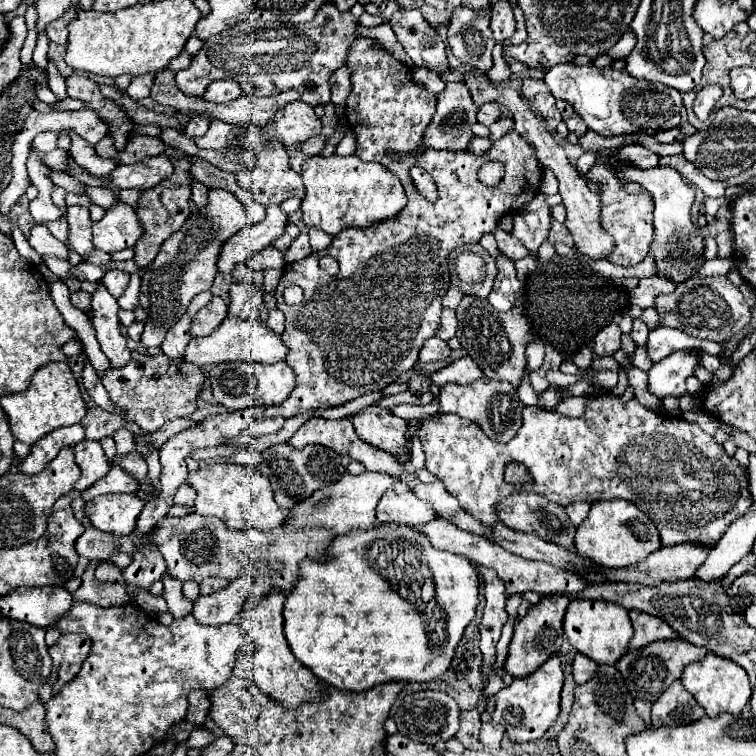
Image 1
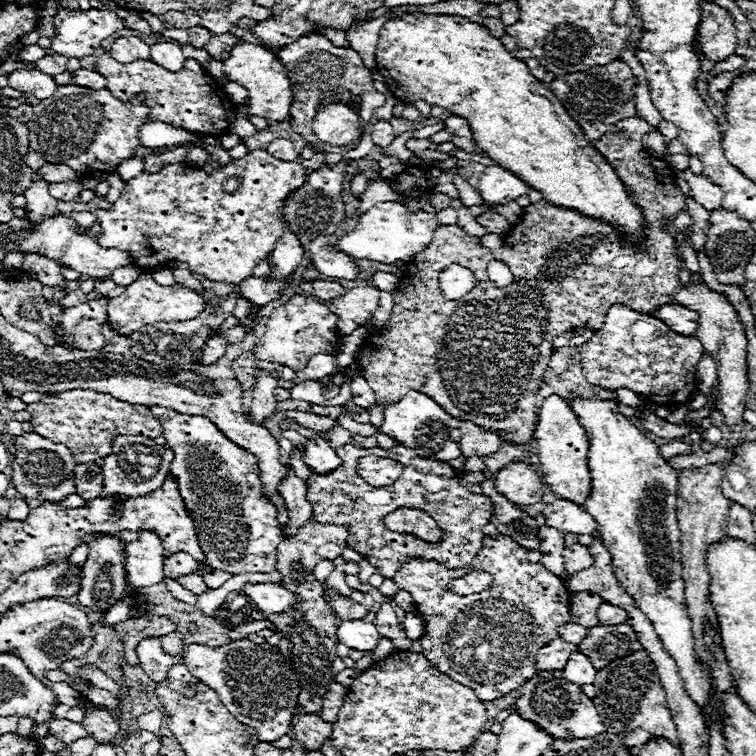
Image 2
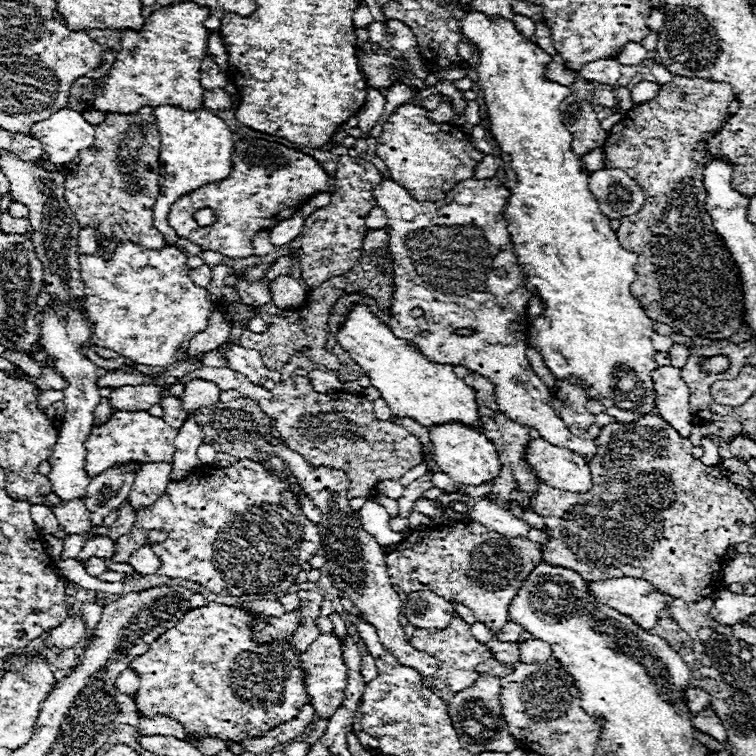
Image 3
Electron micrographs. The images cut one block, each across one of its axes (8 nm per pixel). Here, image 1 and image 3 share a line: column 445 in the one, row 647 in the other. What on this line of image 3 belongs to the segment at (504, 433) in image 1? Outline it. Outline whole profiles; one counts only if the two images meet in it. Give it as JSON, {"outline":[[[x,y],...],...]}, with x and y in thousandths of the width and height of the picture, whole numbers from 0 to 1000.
{"outline":[[[360,579],[357,587],[362,590],[362,598],[368,606],[381,616],[381,622],[389,627],[394,640],[402,646],[402,653],[413,659],[418,672],[426,677],[426,688],[418,693],[423,701],[423,709],[429,712],[426,720],[439,728],[426,728],[431,735],[431,751],[437,754],[437,762],[442,772],[460,788],[468,802],[481,812],[484,823],[492,823],[503,839],[503,849],[534,878],[550,884],[558,894],[571,894],[579,884],[577,870],[569,865],[561,865],[542,854],[537,847],[537,839],[526,823],[526,812],[532,810],[532,791],[521,783],[521,775],[516,772],[516,762],[511,757],[511,733],[503,725],[503,720],[476,696],[474,677],[463,672],[460,661],[460,627],[452,622],[439,622],[431,616],[413,619],[397,601],[384,595],[370,579]]]}

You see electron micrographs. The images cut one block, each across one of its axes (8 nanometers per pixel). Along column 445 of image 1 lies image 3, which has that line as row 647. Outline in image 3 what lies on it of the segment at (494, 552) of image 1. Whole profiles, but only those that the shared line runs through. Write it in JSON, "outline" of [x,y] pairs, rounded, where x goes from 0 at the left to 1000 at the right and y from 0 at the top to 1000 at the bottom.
{"outline":[[[714,847],[688,849],[688,876],[709,878],[709,876],[720,876],[725,870],[730,870],[730,860],[728,860],[725,849],[714,849]]]}

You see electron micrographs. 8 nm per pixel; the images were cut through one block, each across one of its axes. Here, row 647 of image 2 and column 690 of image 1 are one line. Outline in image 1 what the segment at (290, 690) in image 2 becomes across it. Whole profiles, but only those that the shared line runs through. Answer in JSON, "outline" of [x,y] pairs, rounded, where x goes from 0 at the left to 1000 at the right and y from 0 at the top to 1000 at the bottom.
{"outline":[[[799,196],[791,201],[788,214],[794,220],[810,225],[815,230],[815,235],[820,235],[825,241],[841,241],[865,259],[865,270],[868,270],[868,275],[865,275],[865,317],[862,317],[860,333],[870,349],[868,362],[886,368],[894,376],[915,368],[921,352],[929,347],[926,336],[931,331],[931,315],[923,310],[923,304],[918,302],[918,296],[913,291],[913,272],[918,267],[918,251],[913,246],[907,246],[905,235],[886,220],[868,220],[860,225],[841,222],[839,217],[810,220],[810,209],[815,206],[815,201],[820,201],[820,196]]]}

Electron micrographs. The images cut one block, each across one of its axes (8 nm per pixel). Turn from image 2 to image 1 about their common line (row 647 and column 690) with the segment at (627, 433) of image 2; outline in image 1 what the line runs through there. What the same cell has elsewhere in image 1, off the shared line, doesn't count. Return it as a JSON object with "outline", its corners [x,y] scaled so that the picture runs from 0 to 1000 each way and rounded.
{"outline":[[[937,862],[937,868],[931,873],[923,873],[921,878],[905,884],[905,892],[899,899],[902,899],[905,910],[923,926],[923,931],[942,950],[952,947],[958,942],[976,947],[989,934],[992,921],[995,921],[995,907],[992,907],[989,892],[976,878],[968,878],[968,873],[958,873],[955,868],[942,868],[942,862]]]}

